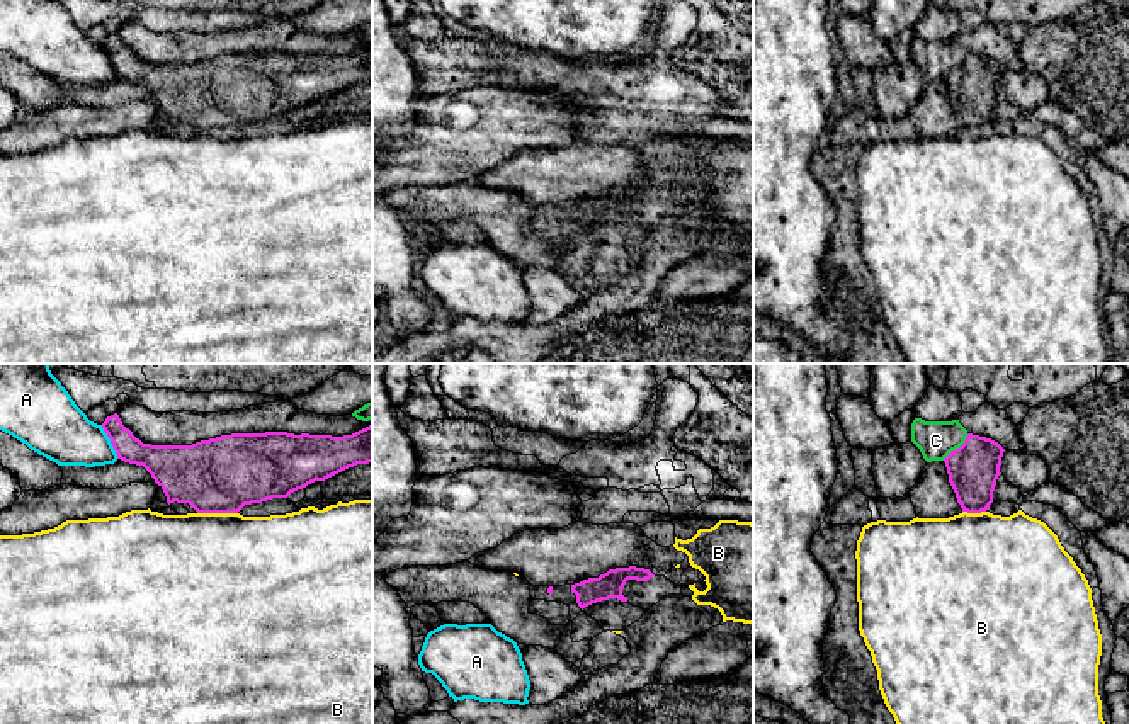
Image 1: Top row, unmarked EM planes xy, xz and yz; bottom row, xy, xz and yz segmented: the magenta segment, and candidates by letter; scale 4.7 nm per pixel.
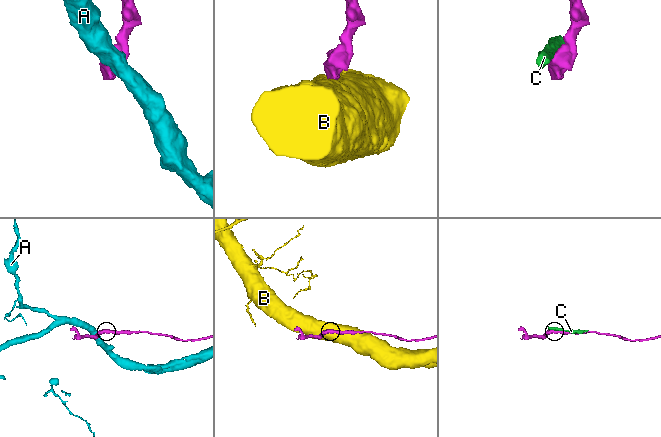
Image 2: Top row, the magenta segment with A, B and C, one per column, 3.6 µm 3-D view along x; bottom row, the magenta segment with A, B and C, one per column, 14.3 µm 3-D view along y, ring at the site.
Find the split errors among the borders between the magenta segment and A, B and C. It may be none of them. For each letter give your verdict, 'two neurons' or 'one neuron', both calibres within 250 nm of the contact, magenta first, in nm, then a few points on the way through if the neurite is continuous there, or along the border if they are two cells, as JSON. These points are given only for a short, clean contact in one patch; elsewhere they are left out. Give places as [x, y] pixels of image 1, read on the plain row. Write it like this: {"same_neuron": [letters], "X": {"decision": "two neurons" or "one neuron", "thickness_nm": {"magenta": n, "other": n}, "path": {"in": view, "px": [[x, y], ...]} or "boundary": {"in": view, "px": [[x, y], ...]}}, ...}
{"same_neuron": [], "A": {"decision": "two neurons", "thickness_nm": {"magenta": 160, "other": 280}}, "B": {"decision": "two neurons", "thickness_nm": {"magenta": 360, "other": 500}}, "C": {"decision": "two neurons", "thickness_nm": {"magenta": 240, "other": 180}}}

